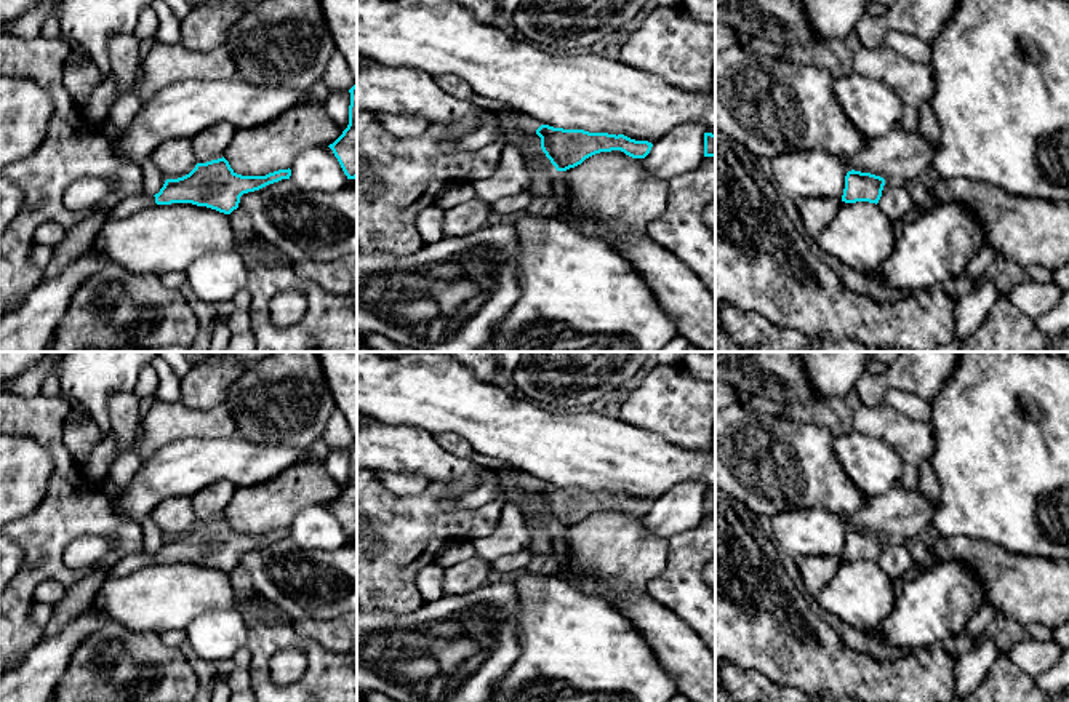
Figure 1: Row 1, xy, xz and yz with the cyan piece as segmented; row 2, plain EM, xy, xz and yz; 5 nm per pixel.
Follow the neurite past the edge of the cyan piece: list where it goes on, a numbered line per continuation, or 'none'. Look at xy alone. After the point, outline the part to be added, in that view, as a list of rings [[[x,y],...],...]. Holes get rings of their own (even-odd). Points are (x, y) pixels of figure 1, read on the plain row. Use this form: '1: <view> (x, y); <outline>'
1: xy (133, 562); [[[146,550],[130,553],[109,564],[107,574],[104,576],[102,582],[114,579],[114,577],[130,576],[130,574],[136,572],[138,569],[141,569],[147,564],[154,564],[154,563],[157,563],[154,553],[149,553]]]

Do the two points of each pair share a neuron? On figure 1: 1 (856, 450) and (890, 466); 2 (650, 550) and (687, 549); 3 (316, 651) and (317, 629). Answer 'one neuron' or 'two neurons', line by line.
1: one neuron
2: two neurons
3: two neurons

